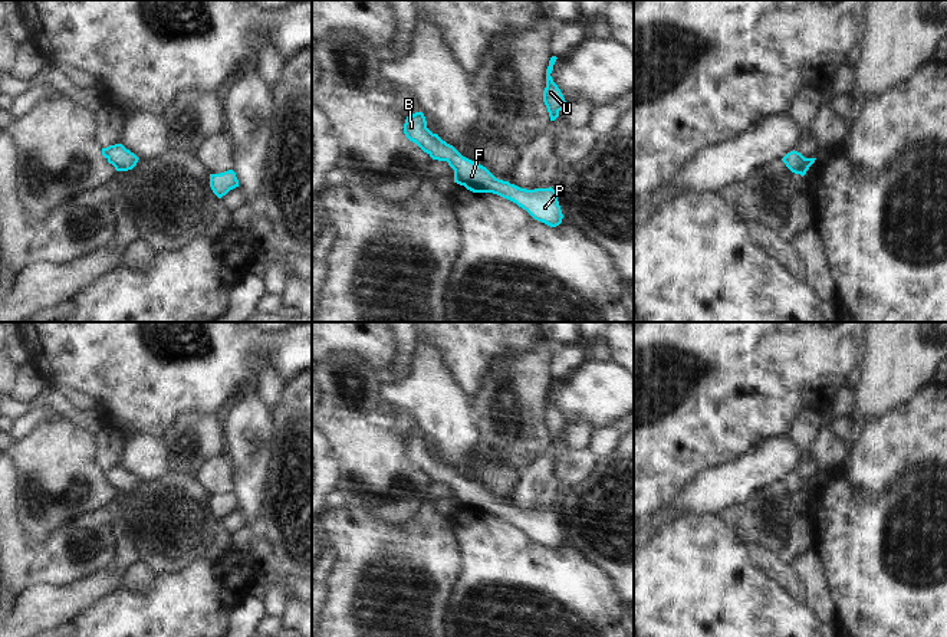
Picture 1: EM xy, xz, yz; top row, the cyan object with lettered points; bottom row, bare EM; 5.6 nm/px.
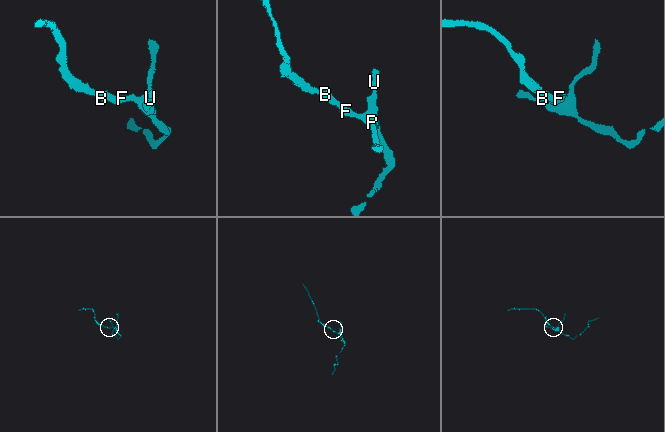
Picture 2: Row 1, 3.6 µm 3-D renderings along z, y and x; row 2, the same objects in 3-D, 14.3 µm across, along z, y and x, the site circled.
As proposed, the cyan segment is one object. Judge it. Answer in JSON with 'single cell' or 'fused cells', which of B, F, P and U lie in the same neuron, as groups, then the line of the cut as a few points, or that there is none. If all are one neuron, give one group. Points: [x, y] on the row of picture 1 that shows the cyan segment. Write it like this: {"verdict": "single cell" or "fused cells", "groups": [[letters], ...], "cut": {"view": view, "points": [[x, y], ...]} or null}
{"verdict": "single cell", "groups": [["B", "F", "P", "U"]], "cut": null}

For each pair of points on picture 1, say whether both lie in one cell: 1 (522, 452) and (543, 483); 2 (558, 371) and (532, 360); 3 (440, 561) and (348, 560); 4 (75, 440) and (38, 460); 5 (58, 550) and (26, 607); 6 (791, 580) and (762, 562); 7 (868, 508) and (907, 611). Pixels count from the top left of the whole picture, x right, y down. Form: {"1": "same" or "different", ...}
{"1": "different", "2": "different", "3": "same", "4": "same", "5": "different", "6": "same", "7": "same"}

